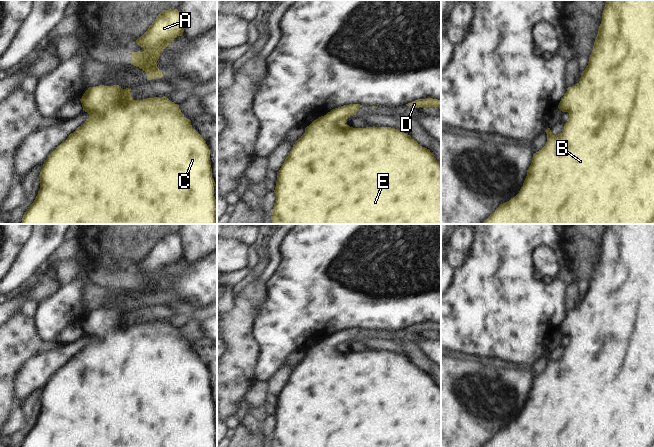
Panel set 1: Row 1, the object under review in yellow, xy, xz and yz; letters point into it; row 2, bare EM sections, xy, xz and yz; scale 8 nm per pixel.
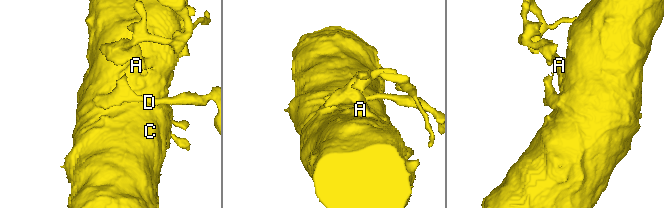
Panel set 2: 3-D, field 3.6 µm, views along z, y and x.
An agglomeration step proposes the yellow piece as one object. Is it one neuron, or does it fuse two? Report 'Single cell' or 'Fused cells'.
Single cell

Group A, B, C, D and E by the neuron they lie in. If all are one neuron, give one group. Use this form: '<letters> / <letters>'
A B C D E

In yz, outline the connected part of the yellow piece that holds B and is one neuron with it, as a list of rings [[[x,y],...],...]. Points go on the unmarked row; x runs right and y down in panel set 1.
[[[606,224],[588,289],[580,305],[567,312],[558,332],[569,337],[564,354],[556,360],[550,352],[545,354],[547,366],[533,378],[519,417],[500,428],[483,447],[654,447],[654,224]]]

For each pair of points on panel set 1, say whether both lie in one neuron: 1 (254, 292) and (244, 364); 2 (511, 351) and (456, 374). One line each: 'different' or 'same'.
1: same
2: different

